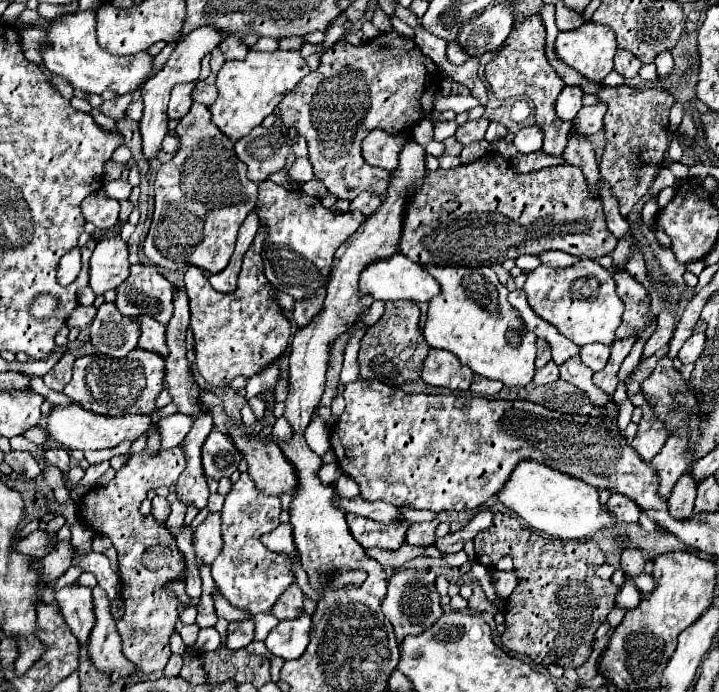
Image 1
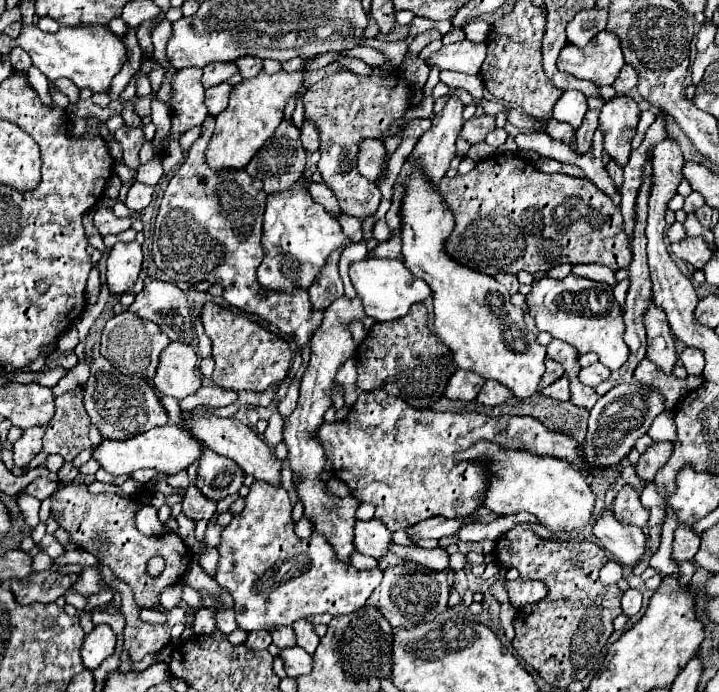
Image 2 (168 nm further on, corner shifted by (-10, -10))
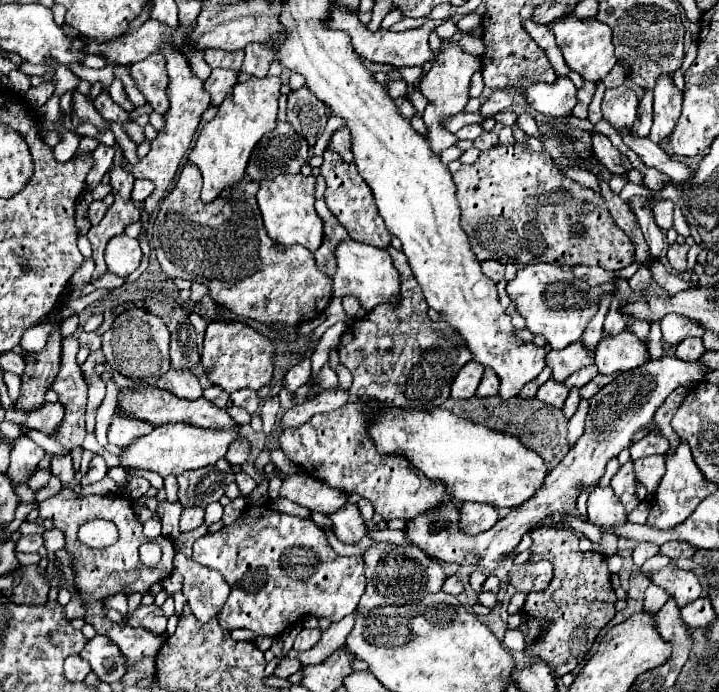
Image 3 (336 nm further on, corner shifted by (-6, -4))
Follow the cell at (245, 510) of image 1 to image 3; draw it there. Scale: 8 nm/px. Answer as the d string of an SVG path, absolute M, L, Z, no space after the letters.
M267 506L247 508L233 524L223 526L215 534L205 534L199 538L193 548L193 560L211 570L217 570L231 586L231 594L217 614L219 624L227 630L249 628L257 636L275 638L305 614L317 618L323 616L331 622L337 622L355 612L365 588L361 556L339 556L329 546L323 528L313 520L281 514Z

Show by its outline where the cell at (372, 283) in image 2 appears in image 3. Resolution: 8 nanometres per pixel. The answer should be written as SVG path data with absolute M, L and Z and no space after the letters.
M343 240L335 250L337 258L337 272L333 276L333 296L353 294L359 298L361 306L369 312L373 306L389 302L389 296L399 294L399 274L393 266L393 260L387 250L379 250L371 244L363 244L357 240Z

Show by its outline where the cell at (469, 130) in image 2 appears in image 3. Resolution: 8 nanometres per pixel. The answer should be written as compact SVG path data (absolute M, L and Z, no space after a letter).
M495 90L489 96L489 100L481 106L481 114L483 116L493 116L497 112L503 112L513 104L513 98L515 98L515 90Z

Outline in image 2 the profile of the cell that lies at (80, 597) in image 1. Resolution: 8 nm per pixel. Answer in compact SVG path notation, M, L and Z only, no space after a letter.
M109 624L95 626L89 634L85 634L83 646L81 646L81 658L85 668L93 670L97 668L107 656L111 656L115 650L115 632Z

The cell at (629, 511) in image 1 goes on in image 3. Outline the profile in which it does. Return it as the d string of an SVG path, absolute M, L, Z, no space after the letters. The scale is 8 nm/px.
M629 460L627 464L619 468L619 472L611 480L611 488L627 512L631 512L639 504L637 494L635 494L637 482L635 482L635 472L633 472L633 460Z

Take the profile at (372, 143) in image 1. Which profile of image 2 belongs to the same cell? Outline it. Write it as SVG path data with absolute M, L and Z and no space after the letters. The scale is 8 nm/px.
M363 140L359 144L359 160L357 160L359 172L371 180L377 182L385 170L387 170L387 152L381 140Z

